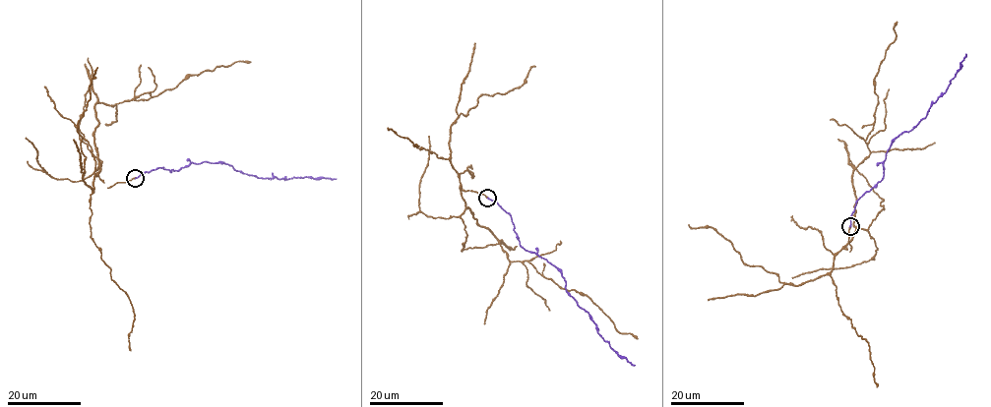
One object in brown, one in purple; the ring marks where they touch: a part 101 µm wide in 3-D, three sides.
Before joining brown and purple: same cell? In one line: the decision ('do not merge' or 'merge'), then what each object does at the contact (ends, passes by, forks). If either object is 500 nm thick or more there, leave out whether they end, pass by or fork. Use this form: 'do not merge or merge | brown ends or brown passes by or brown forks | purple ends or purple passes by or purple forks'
merge | brown ends | purple ends

